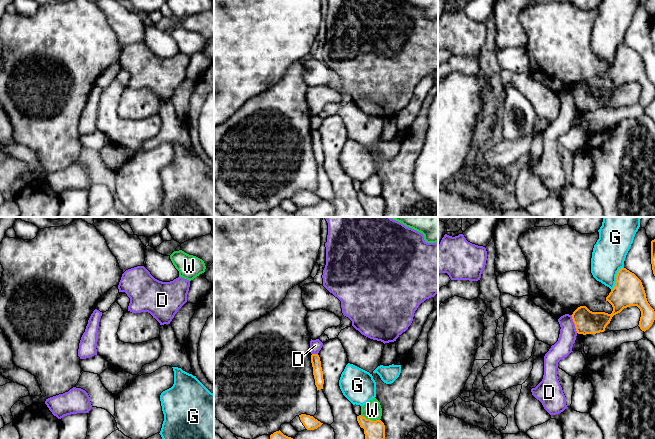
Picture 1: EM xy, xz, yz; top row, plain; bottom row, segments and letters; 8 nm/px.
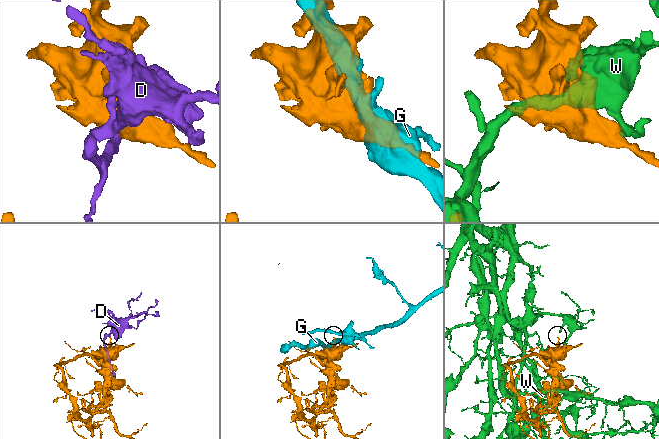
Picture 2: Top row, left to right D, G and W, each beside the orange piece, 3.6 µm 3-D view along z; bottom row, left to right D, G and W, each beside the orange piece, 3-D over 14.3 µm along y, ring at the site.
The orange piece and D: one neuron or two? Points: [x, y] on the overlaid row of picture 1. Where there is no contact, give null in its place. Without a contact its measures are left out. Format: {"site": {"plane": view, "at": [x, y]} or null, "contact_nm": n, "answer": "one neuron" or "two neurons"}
{"site": {"plane": "yz", "at": [574, 323]}, "contact_nm": 160, "answer": "two neurons"}

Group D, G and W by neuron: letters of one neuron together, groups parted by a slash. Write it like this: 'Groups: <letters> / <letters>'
Groups: D / G / W

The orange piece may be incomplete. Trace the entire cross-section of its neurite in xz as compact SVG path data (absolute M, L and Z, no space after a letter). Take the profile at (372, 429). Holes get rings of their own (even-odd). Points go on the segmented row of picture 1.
M359 415L357 421L364 429L365 439L385 439L385 425L381 420L372 421Z

